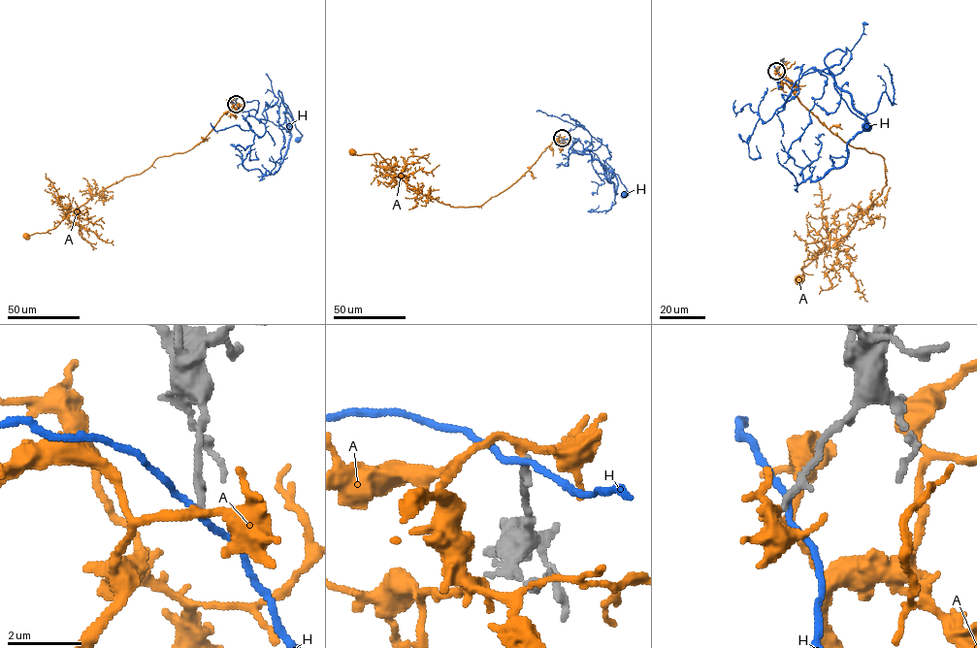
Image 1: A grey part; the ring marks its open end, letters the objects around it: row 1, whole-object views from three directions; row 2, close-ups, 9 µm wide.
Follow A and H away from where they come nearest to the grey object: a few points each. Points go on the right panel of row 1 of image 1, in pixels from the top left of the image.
A: (776, 71), (834, 134), (879, 154), (885, 168), (882, 192), (797, 278)
H: (776, 71), (777, 82), (798, 86), (786, 100), (803, 75), (829, 68), (834, 89), (866, 125)

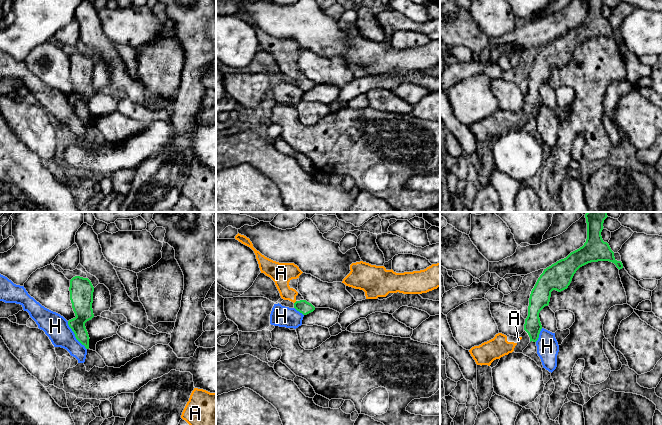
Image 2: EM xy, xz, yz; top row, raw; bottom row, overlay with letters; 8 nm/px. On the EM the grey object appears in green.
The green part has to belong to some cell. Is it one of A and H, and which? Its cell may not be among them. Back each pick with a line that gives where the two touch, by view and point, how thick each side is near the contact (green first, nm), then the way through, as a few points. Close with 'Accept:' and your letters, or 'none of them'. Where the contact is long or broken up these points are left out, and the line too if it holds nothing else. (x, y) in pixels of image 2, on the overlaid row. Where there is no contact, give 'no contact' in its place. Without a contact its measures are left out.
A: contact xz (295, 302); calibres 110 and 160 nm; way xz (304, 307), (299, 306), (295, 302), (282, 285), (282, 274)
Accept: A

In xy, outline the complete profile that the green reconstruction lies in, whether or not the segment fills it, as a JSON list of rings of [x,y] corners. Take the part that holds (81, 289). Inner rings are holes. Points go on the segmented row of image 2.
[[[75,276],[70,280],[70,300],[75,318],[68,321],[76,339],[89,349],[89,335],[85,323],[94,317],[92,303],[94,287],[88,278]]]

